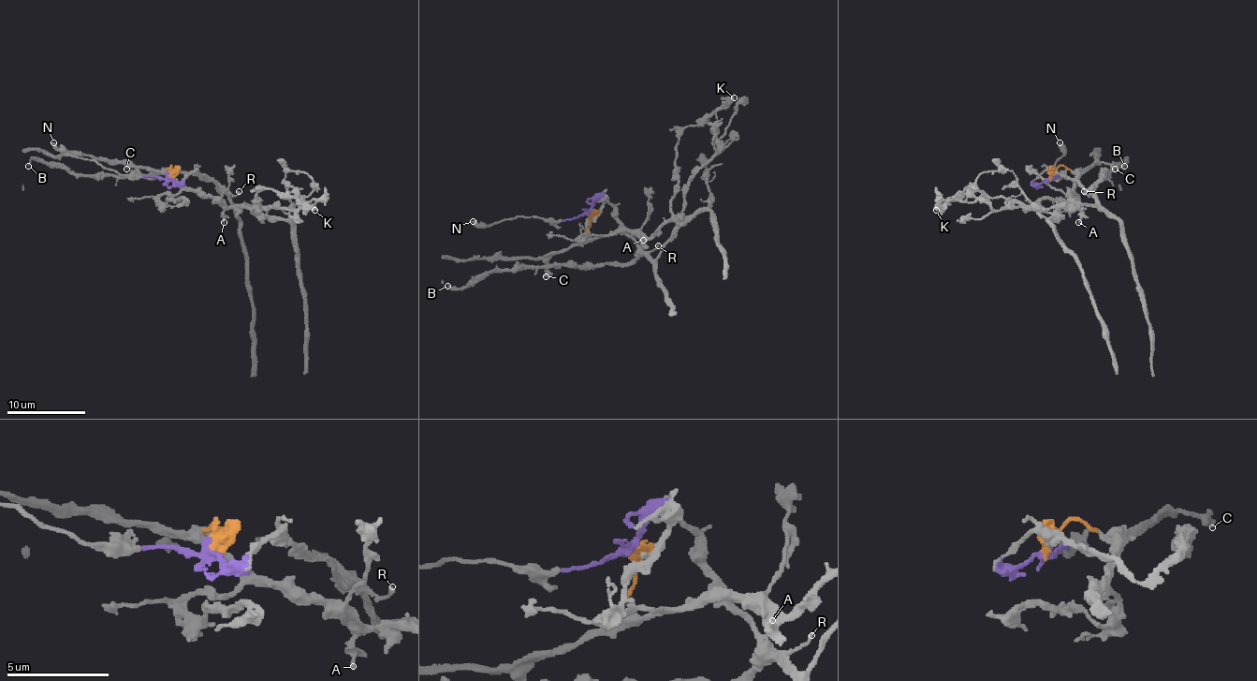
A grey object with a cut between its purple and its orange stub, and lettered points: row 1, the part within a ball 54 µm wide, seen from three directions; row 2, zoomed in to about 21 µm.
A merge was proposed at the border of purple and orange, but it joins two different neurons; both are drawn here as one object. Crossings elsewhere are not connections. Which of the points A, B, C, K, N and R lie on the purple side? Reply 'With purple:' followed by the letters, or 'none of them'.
With purple: B, N, R

